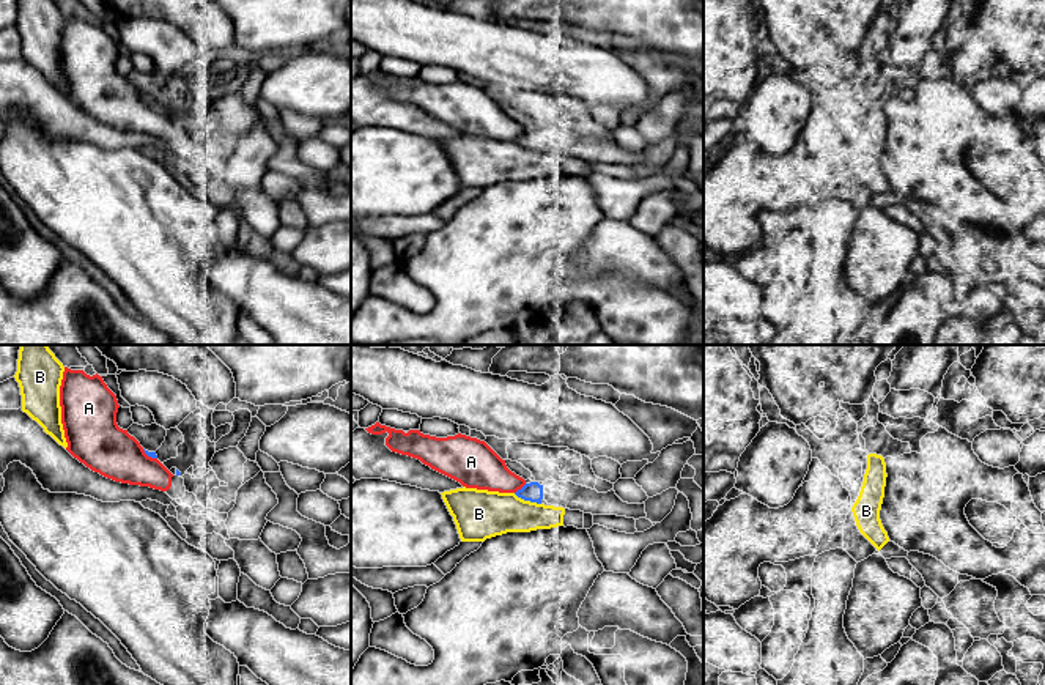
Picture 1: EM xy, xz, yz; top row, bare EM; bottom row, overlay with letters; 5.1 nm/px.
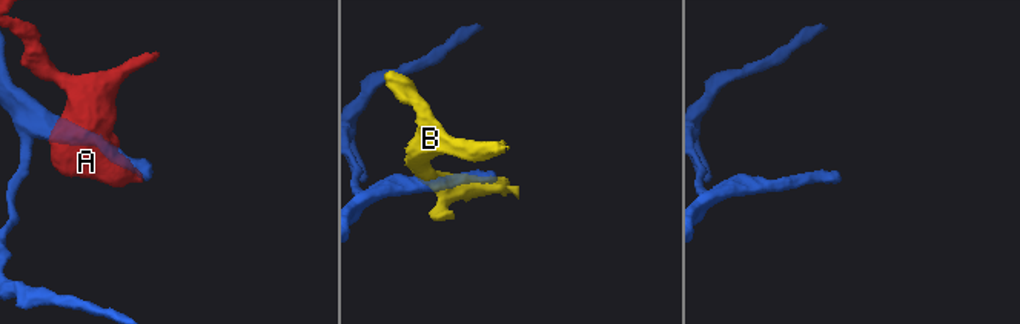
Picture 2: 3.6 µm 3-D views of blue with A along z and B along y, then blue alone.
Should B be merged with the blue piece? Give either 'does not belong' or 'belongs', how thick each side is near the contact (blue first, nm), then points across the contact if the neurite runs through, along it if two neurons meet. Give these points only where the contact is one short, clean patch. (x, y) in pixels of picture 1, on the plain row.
does not belong; calibres 100 and 240 nm

